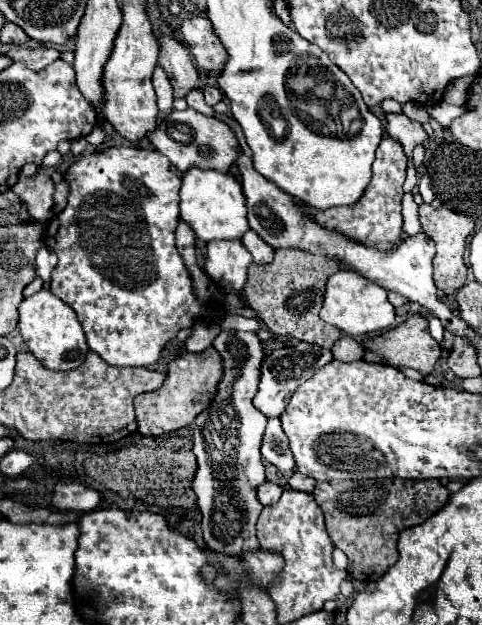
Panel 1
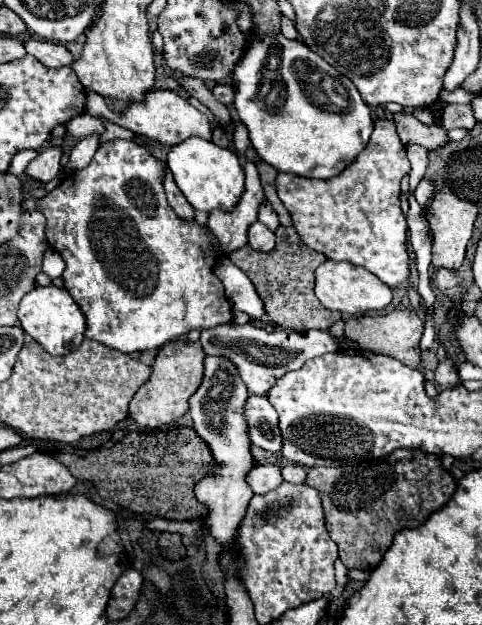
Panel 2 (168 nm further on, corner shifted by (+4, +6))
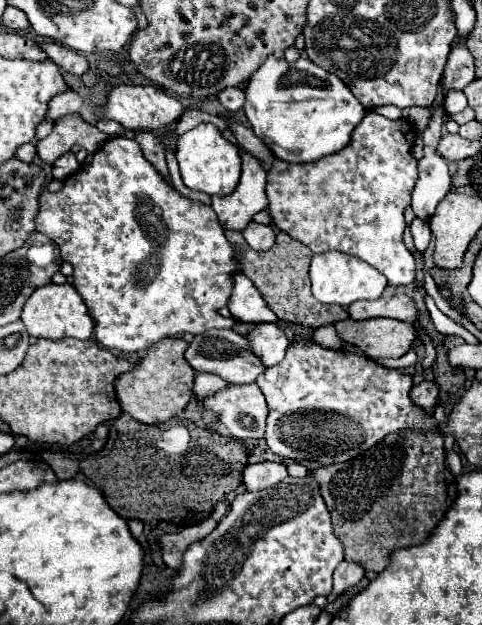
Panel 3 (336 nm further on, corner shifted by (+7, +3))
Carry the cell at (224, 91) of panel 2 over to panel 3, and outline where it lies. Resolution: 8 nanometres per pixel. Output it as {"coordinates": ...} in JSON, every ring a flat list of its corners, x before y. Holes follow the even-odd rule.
{"coordinates":[[225,87,217,99,221,101,221,105,227,109,227,111,239,111,245,103,245,89,241,87]]}

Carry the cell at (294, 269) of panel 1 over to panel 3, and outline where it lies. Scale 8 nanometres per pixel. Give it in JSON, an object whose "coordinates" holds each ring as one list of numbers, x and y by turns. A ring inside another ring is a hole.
{"coordinates":[[225,229,227,239,237,247,239,257,243,259,243,273,255,283,255,287,261,291,263,299,267,301,267,305,277,313,277,317,281,321,291,321,291,323,299,323,305,327,323,327,323,325,331,325,337,321,347,319,347,311,339,305,323,305,319,301,315,301,315,297,311,295,311,281,309,281,309,263,311,263,311,249,305,247,303,243,295,241,293,237,289,237,287,233,279,233,277,241,273,245,273,249,259,253,253,251,251,247,247,247,243,235,239,231,229,231]]}

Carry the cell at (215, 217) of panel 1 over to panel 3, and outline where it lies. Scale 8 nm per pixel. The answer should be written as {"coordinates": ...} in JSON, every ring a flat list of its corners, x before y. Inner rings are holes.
{"coordinates":[[199,123,179,137,177,161,181,167,183,183,193,191,205,191,209,195,229,195,233,193,241,177,239,149,229,143,213,123]]}

